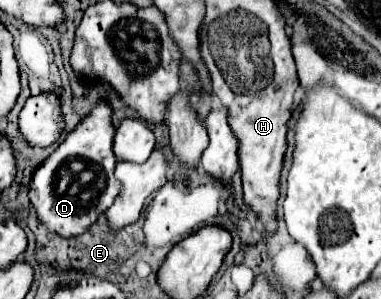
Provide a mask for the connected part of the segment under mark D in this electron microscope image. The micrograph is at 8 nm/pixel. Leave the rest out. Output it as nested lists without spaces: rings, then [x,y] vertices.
[[[102,98],[34,172],[28,196],[40,222],[44,222],[52,232],[66,238],[78,236],[112,206],[120,190],[120,184],[114,178],[114,166],[118,162],[112,150],[114,132],[112,108]]]

